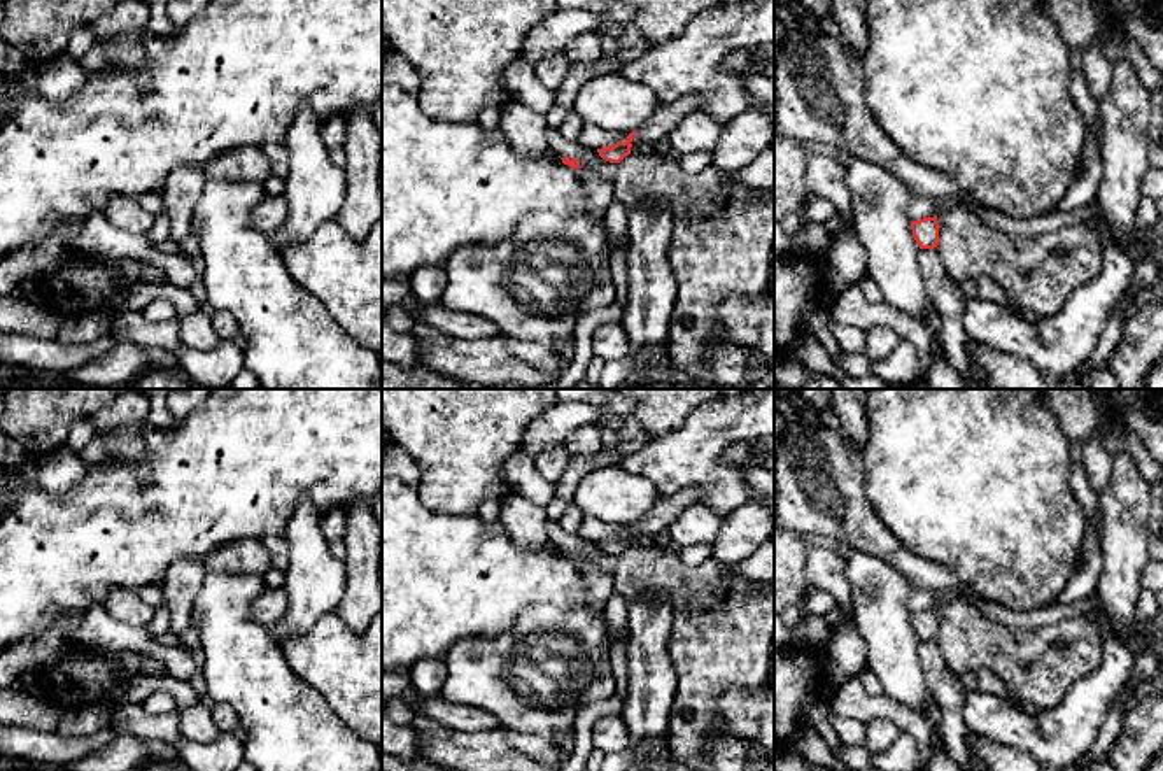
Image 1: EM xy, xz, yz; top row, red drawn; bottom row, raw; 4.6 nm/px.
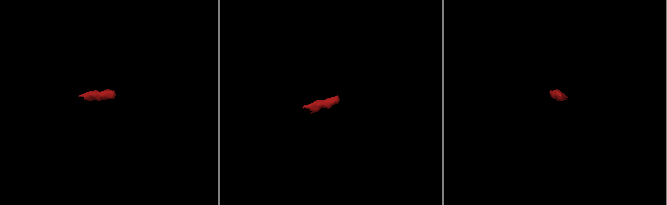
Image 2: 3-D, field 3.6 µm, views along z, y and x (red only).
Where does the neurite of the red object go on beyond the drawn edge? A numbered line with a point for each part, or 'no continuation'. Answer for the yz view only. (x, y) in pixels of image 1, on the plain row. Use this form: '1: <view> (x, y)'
no continuation

